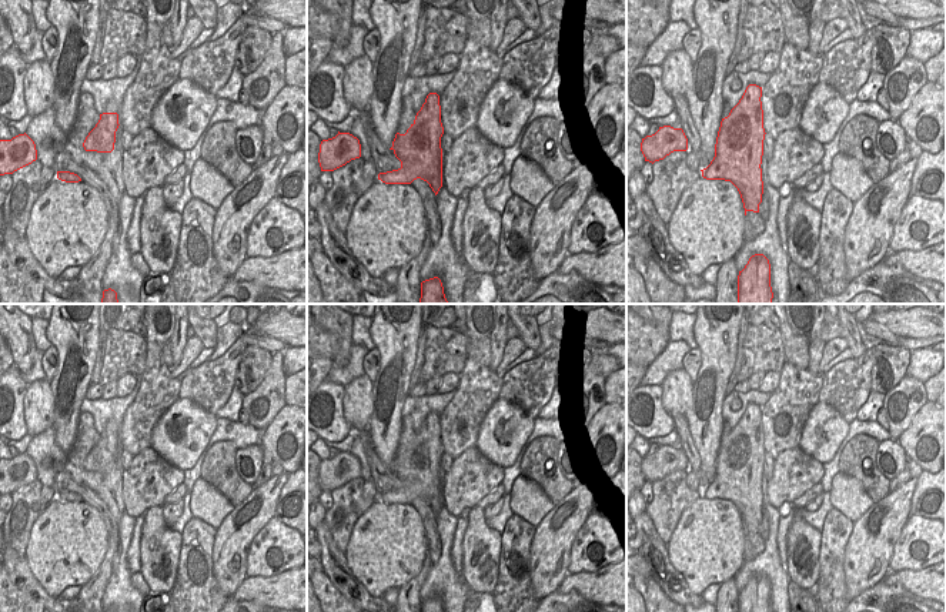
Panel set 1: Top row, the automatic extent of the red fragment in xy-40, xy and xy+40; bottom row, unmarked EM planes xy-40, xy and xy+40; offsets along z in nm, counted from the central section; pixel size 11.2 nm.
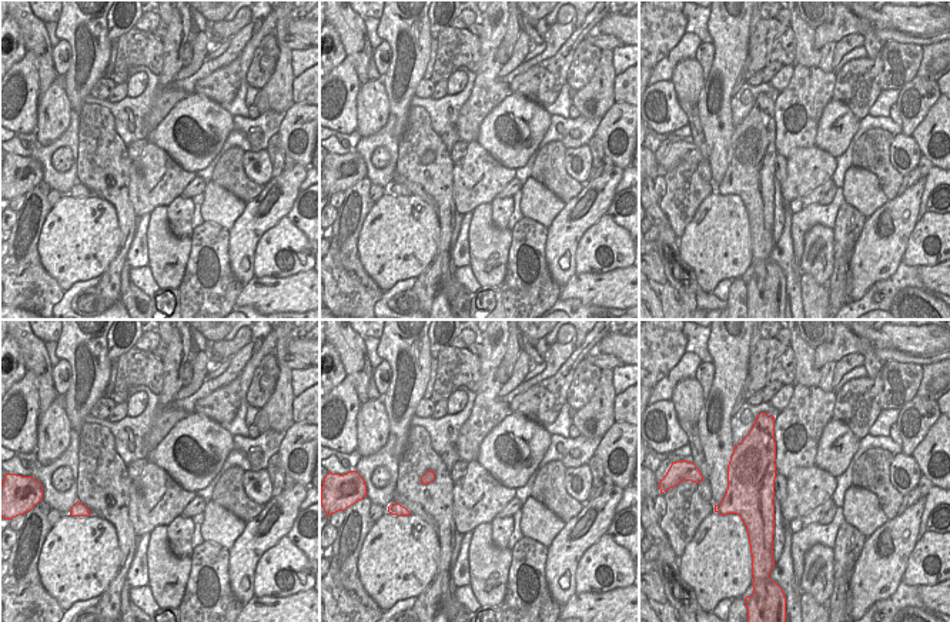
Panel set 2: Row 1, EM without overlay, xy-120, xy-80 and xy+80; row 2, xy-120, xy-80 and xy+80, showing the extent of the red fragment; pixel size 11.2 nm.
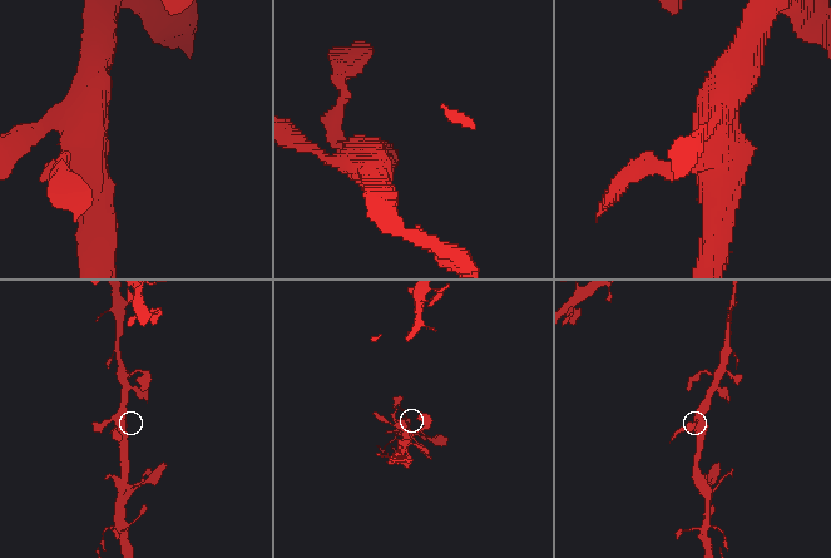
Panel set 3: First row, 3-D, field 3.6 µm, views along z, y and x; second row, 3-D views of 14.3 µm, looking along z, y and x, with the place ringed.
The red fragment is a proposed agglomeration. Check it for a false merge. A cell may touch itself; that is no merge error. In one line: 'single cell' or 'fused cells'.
single cell

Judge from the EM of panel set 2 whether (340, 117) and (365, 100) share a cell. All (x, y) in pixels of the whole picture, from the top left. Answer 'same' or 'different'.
different

